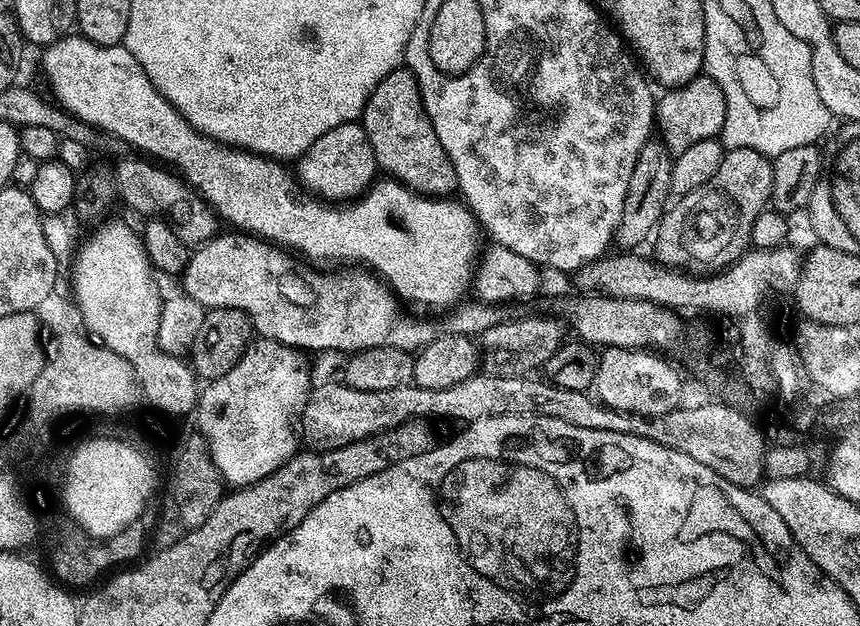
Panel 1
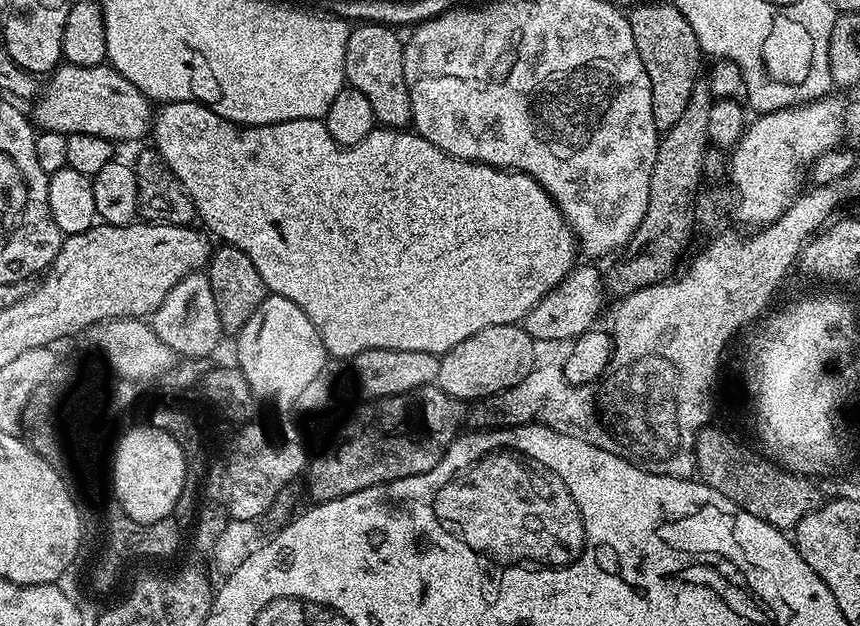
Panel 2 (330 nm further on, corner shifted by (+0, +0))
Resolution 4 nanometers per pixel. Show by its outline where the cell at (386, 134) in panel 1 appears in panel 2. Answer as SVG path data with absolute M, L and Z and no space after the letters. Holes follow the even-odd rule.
M357 23L346 42L344 79L351 87L366 94L377 125L404 130L412 123L412 107L404 73L405 41L402 36L400 40L399 34L401 33L395 27L386 24Z

